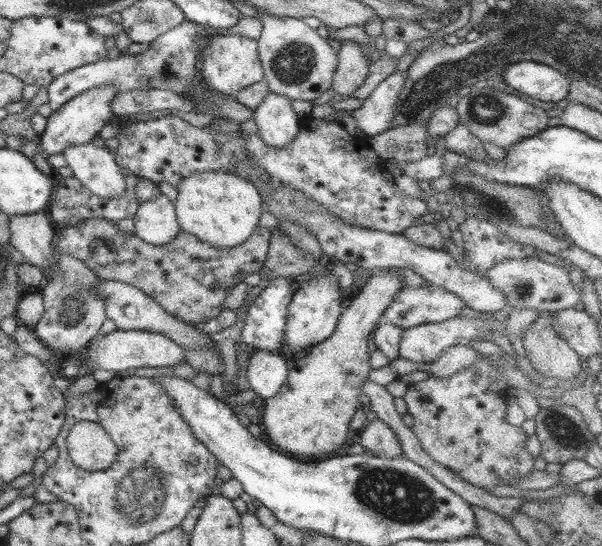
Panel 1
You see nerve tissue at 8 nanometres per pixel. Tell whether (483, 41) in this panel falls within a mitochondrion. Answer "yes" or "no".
yes

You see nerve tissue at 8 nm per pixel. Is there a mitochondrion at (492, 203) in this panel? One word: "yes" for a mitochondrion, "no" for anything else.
yes

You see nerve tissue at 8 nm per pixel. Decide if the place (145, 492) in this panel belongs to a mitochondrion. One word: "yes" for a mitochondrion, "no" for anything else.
yes

